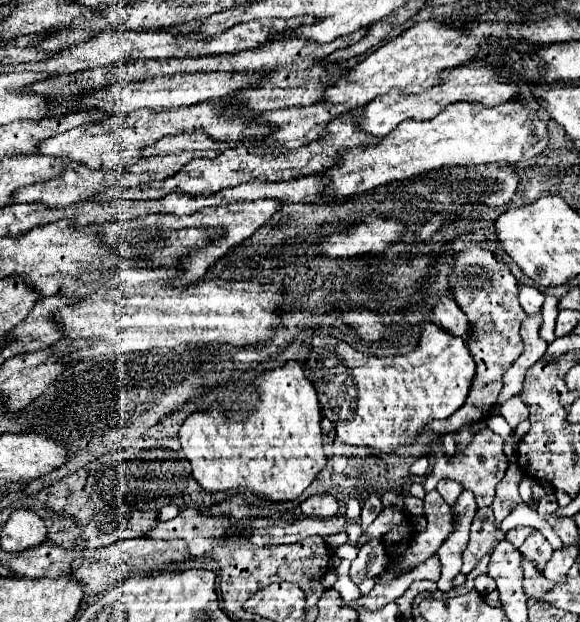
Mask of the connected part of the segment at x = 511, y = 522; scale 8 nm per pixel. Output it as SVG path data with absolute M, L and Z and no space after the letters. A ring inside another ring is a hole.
M517 503L515 509L503 519L501 523L501 529L503 531L509 531L513 527L526 526L539 529L545 538L551 543L553 549L560 549L563 547L561 539L553 531L553 528L545 519L543 519L536 511L529 509L527 503Z

